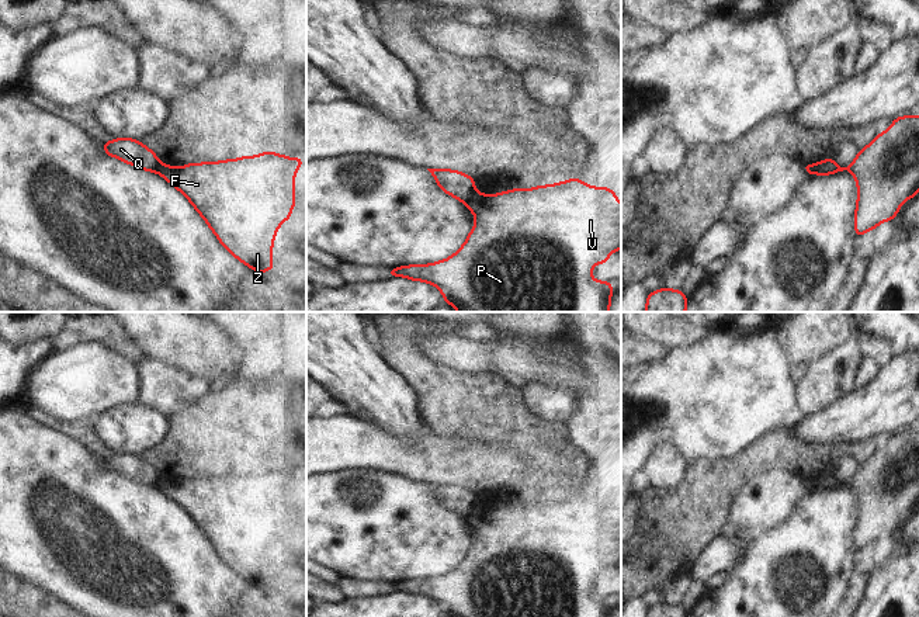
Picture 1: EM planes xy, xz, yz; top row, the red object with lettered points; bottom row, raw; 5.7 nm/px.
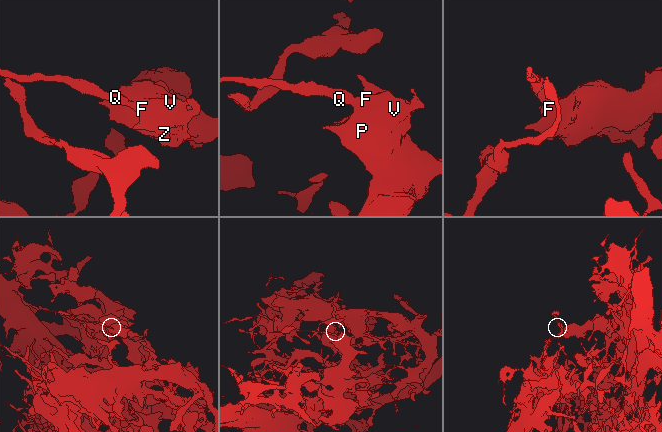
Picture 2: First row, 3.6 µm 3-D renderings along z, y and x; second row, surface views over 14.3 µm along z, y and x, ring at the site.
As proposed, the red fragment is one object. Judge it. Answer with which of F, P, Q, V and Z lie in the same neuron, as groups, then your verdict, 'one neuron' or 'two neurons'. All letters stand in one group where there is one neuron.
groups F P V Z / Q; two neurons

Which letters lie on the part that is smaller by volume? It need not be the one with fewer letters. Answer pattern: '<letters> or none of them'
Q.

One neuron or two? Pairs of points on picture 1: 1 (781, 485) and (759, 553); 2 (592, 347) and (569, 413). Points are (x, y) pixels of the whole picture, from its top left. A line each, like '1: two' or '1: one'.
1: two
2: two

